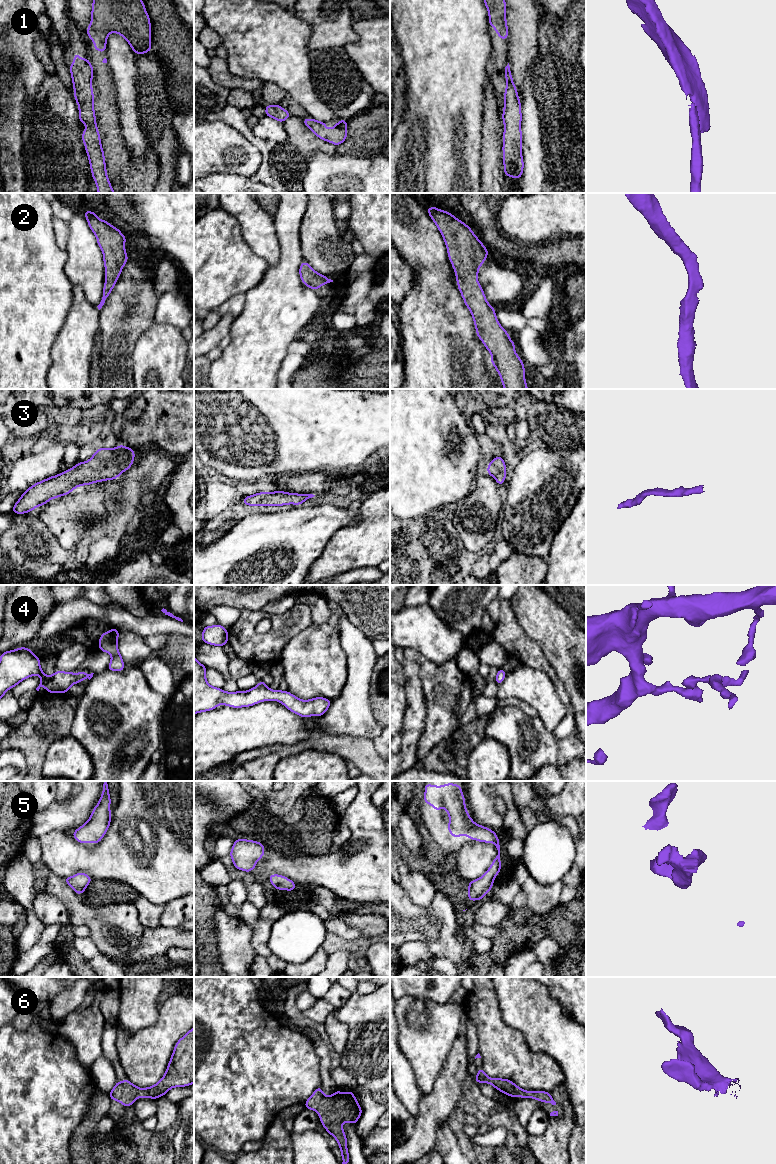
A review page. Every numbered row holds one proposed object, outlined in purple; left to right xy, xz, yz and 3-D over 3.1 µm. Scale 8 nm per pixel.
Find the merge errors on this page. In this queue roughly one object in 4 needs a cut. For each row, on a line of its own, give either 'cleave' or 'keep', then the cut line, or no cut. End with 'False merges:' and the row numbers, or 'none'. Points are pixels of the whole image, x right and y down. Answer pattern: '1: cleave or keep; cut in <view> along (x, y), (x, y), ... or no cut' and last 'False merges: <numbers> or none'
1: cleave; cut in xy along (91, 67), (93, 71)
2: keep; no cut
3: keep; no cut
4: keep; no cut
5: keep; no cut
6: keep; no cut
False merges: 1

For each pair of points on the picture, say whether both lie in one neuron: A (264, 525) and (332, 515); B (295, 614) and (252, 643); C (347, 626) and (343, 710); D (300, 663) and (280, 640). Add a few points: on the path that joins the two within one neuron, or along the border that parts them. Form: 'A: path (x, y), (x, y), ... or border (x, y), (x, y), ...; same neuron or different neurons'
A: path (281, 525), (315, 525); same neuron
B: path (285, 625), (267, 643), (263, 643); same neuron
C: path (356, 647), (356, 689); same neuron
D: border (303, 630), (300, 630), (286, 644), (278, 659); different neurons

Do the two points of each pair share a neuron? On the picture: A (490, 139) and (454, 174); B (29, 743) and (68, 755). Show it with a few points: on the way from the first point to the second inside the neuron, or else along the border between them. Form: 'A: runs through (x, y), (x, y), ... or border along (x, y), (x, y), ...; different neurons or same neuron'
A: border along (483, 125), (480, 172); different neurons
B: border along (67, 735), (57, 738), (52, 743), (41, 770); different neurons

